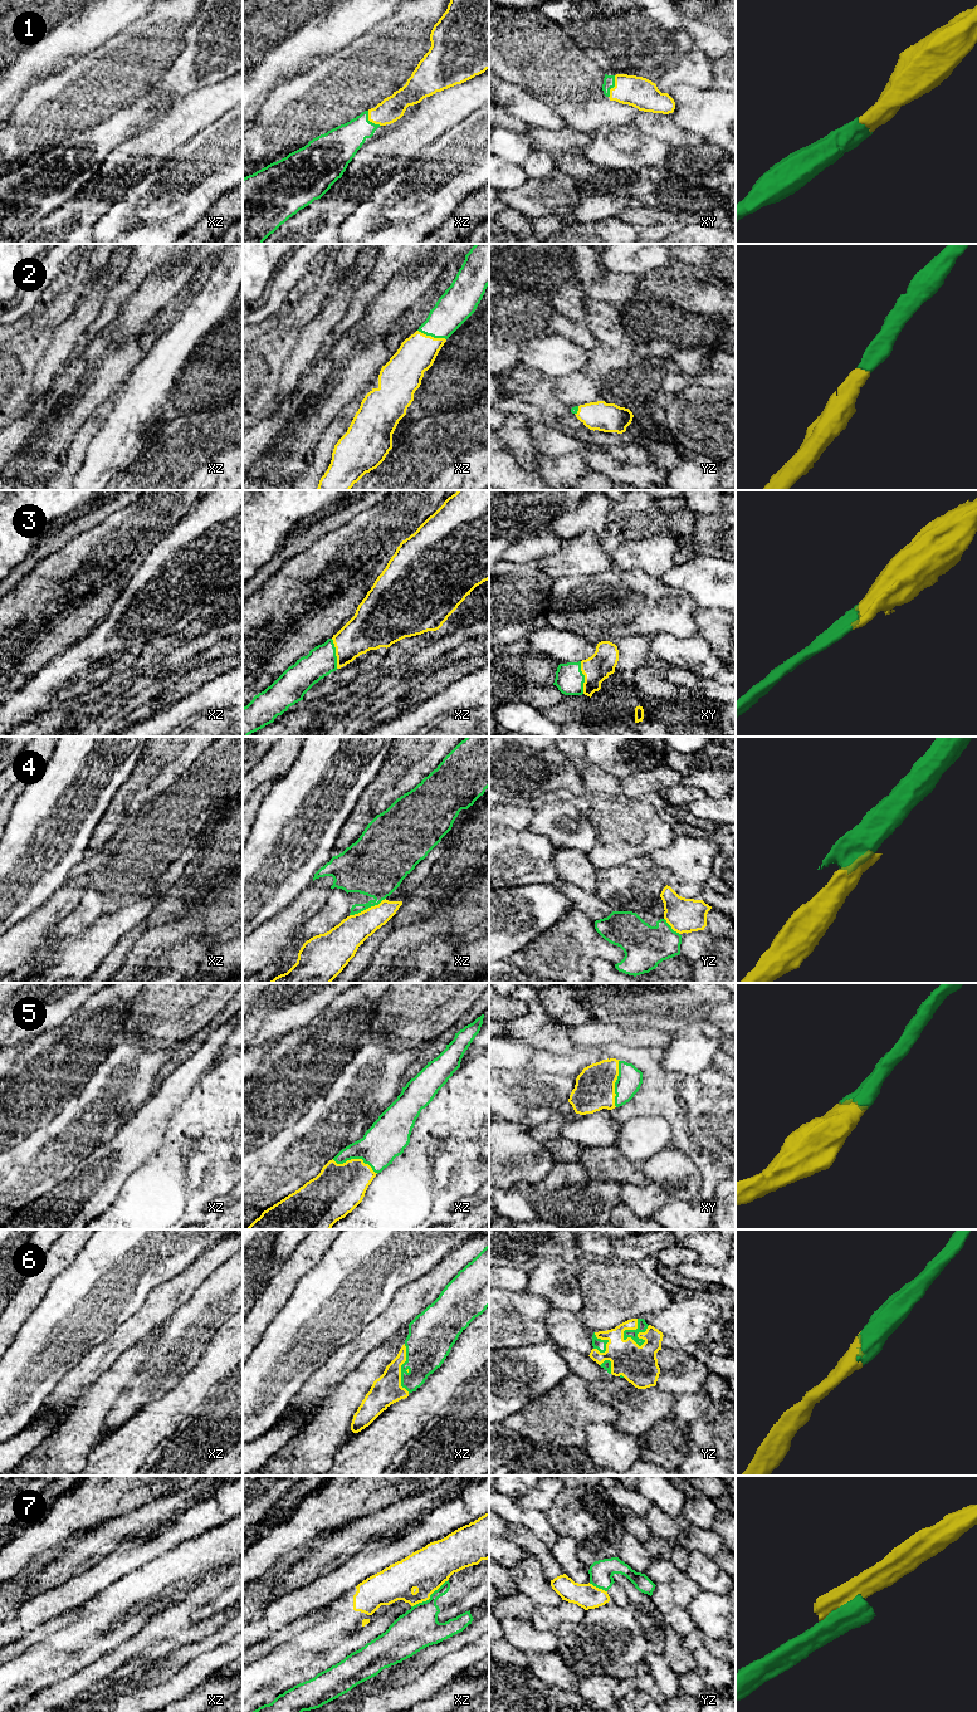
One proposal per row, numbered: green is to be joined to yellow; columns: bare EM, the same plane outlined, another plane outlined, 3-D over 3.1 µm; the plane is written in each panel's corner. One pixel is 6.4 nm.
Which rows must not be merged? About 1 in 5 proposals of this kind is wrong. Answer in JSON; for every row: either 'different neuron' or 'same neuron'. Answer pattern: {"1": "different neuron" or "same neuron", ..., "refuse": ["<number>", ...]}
{"1": "same neuron", "2": "same neuron", "3": "same neuron", "4": "different neuron", "5": "same neuron", "6": "same neuron", "7": "different neuron", "refuse": ["4", "7"]}

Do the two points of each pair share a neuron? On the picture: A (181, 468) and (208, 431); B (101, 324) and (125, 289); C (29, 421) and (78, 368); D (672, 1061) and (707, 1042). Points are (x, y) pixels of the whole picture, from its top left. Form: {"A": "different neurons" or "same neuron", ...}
{"A": "same neuron", "B": "same neuron", "C": "same neuron", "D": "same neuron"}

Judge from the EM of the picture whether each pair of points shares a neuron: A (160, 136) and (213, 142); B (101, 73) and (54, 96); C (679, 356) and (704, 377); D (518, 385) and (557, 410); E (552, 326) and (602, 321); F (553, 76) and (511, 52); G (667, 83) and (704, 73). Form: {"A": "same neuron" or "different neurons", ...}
{"A": "different neurons", "B": "same neuron", "C": "different neurons", "D": "same neuron", "E": "different neurons", "F": "same neuron", "G": "same neuron"}

